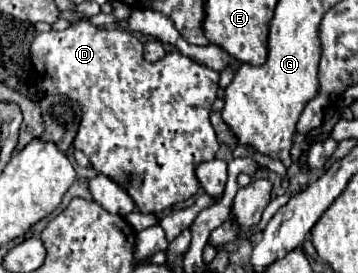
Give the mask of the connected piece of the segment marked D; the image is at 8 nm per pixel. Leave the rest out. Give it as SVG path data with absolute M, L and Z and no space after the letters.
M80 21L76 27L64 31L38 33L30 53L32 63L40 73L40 91L62 93L82 107L82 123L74 147L90 159L98 173L104 173L122 185L134 199L138 211L160 215L158 211L186 201L198 191L196 167L202 161L214 159L220 147L208 117L212 103L216 101L218 71L200 65L178 51L170 51L160 61L148 63L142 57L142 43L134 33L124 29L100 29L88 21Z

